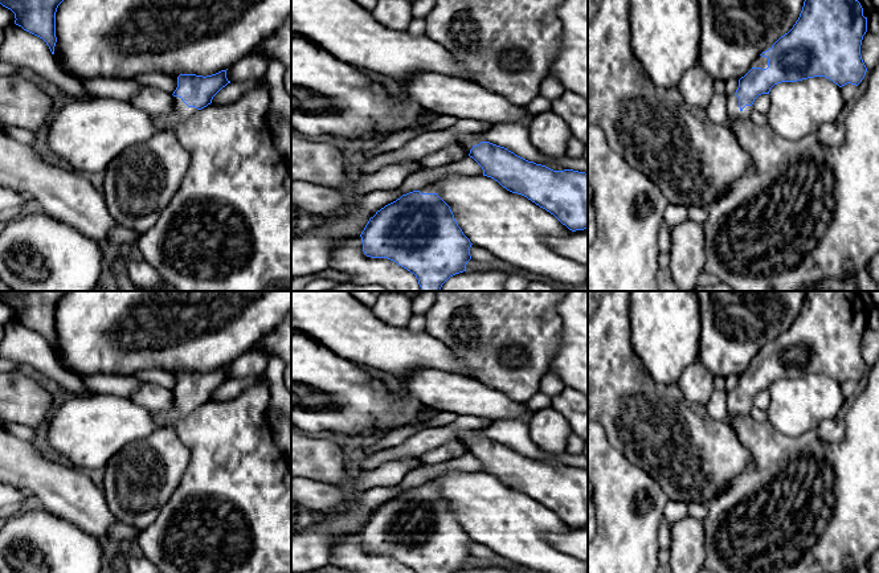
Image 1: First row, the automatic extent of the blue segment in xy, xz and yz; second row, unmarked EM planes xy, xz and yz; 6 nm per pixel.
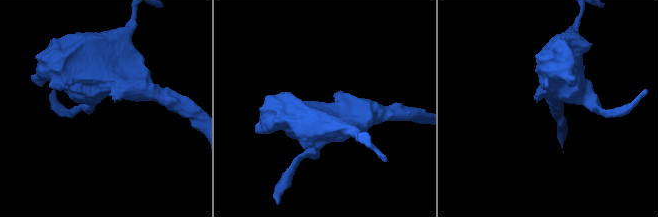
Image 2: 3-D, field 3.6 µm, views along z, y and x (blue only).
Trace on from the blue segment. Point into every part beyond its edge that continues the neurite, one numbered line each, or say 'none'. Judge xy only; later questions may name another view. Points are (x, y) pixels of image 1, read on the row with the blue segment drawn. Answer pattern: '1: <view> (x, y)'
1: xy (180, 111)

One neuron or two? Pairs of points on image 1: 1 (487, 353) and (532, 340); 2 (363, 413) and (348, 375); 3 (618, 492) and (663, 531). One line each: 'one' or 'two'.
1: one
2: one
3: two

